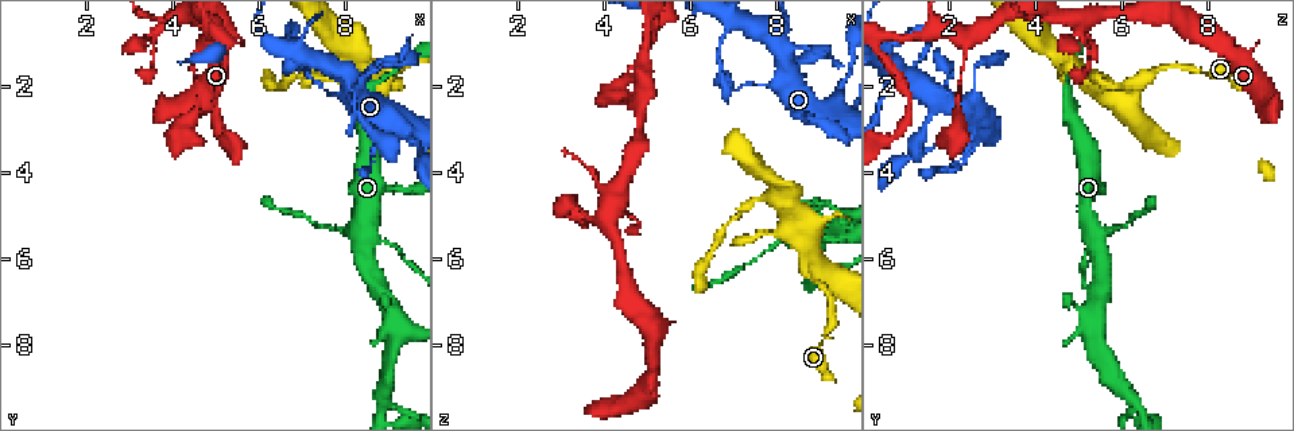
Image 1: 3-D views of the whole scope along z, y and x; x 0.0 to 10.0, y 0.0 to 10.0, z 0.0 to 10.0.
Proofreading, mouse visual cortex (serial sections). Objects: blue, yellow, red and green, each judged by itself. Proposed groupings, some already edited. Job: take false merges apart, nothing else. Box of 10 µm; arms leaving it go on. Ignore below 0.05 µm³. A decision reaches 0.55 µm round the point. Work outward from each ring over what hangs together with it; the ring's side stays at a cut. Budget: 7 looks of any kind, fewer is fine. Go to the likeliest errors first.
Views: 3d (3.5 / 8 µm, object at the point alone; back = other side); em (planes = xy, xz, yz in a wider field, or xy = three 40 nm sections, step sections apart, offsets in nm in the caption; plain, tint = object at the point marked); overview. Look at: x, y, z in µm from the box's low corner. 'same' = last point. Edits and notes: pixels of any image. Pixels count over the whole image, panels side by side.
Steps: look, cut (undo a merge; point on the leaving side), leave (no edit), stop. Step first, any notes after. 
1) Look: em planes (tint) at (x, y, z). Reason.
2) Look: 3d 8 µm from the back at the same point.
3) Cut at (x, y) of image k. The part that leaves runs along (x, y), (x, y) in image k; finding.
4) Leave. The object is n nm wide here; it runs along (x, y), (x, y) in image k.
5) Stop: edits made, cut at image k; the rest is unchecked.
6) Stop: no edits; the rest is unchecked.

Look: 3d 3.5 µm at (3.50, 0.75, 4.85). Narrows sharply.

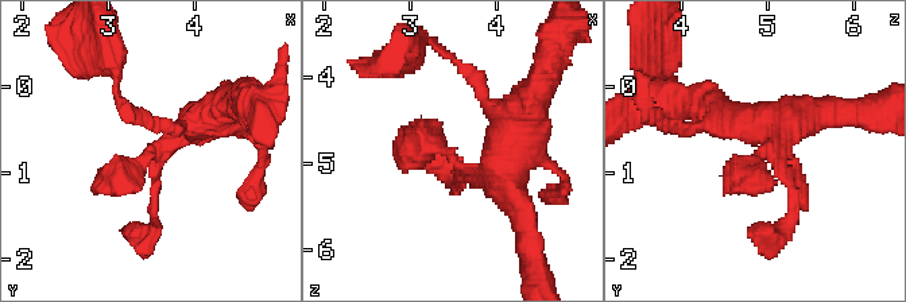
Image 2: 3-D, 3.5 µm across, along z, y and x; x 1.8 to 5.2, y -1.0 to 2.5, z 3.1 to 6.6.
Look: em xy step 2 (tint) at (3.45, 0.80, 4.85).

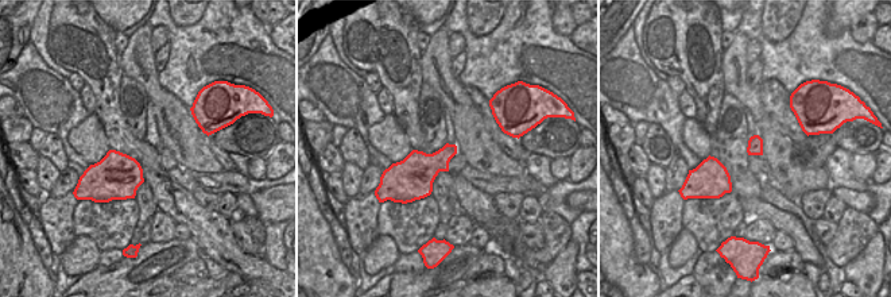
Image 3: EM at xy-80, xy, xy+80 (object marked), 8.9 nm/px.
Leave. It runs along (210, 122), (128, 175), (99, 179) in image 2; all the same cell.

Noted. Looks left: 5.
Look: 3d 8 µm from the back at (4.80, 0.90, 2.45). Narrows sharply.

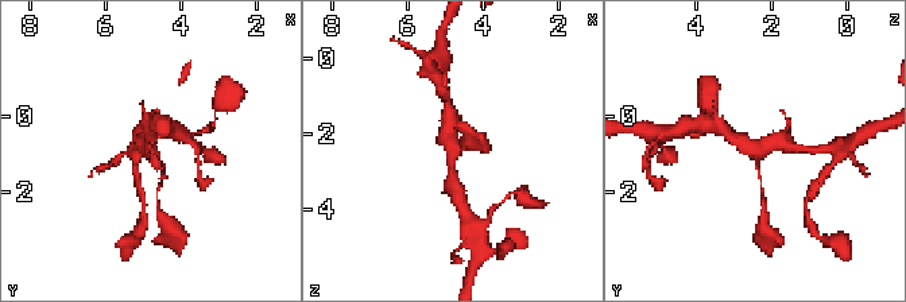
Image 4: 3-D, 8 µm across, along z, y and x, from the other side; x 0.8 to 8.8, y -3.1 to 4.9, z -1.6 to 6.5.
Look: em planes (tint) at the same point. 3 arms meet here; the arms are 100, 300, 450 nm wide; need the tissue.

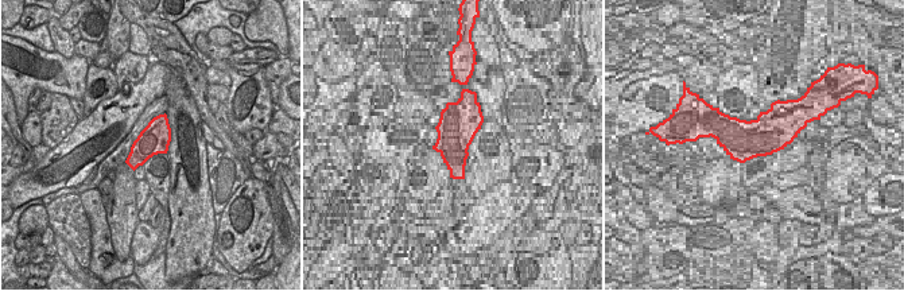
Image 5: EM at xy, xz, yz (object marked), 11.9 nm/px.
Leave. It runs along (723, 130), (750, 150), (789, 146) in image 4; all the same cell.

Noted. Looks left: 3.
Look: 3d 3.5 µm at (8.40, 5.40, 5.25). Small branch off a trunk.

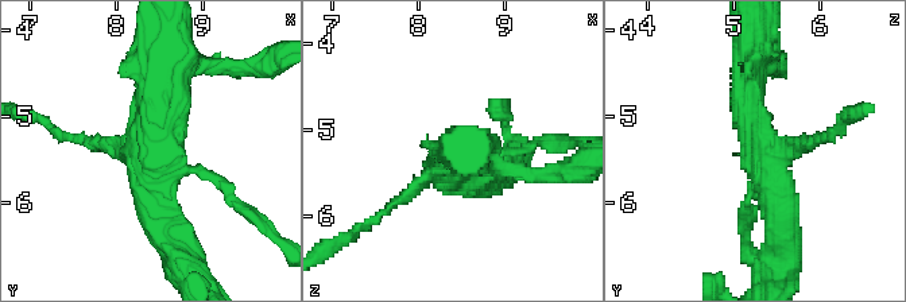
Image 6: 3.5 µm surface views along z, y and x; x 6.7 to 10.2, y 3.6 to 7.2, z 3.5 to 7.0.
Look: em xy step 1 (tint) at (8.45, 5.35, 5.25).

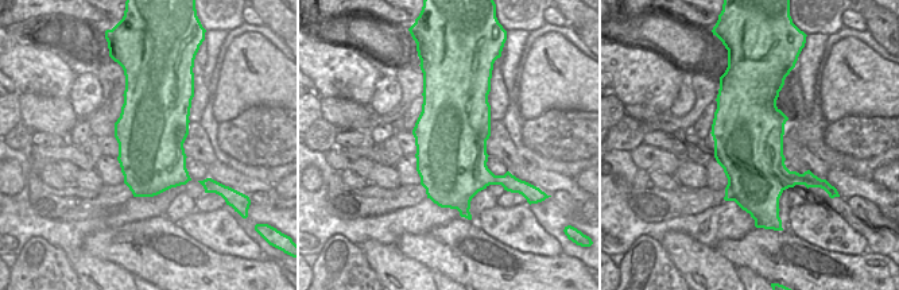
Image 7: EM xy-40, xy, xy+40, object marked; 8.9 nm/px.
Look: em xy step 3 (tint) at the same point.

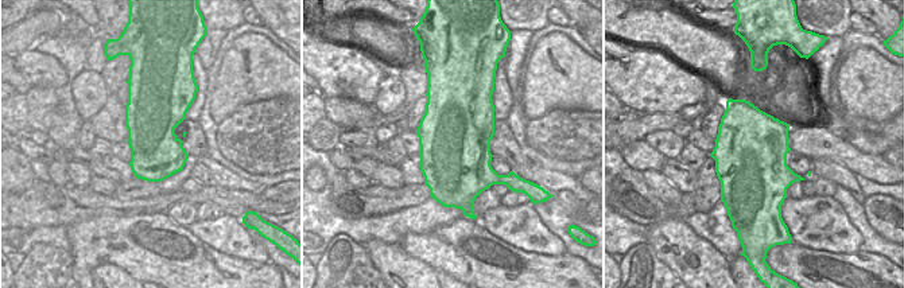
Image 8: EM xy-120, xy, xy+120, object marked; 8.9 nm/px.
Leave. It runs along (752, 59), (748, 117), (783, 233) in image 6; continuous, no second cell.

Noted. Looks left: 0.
Stop: no edits; the rest is unchecked.

